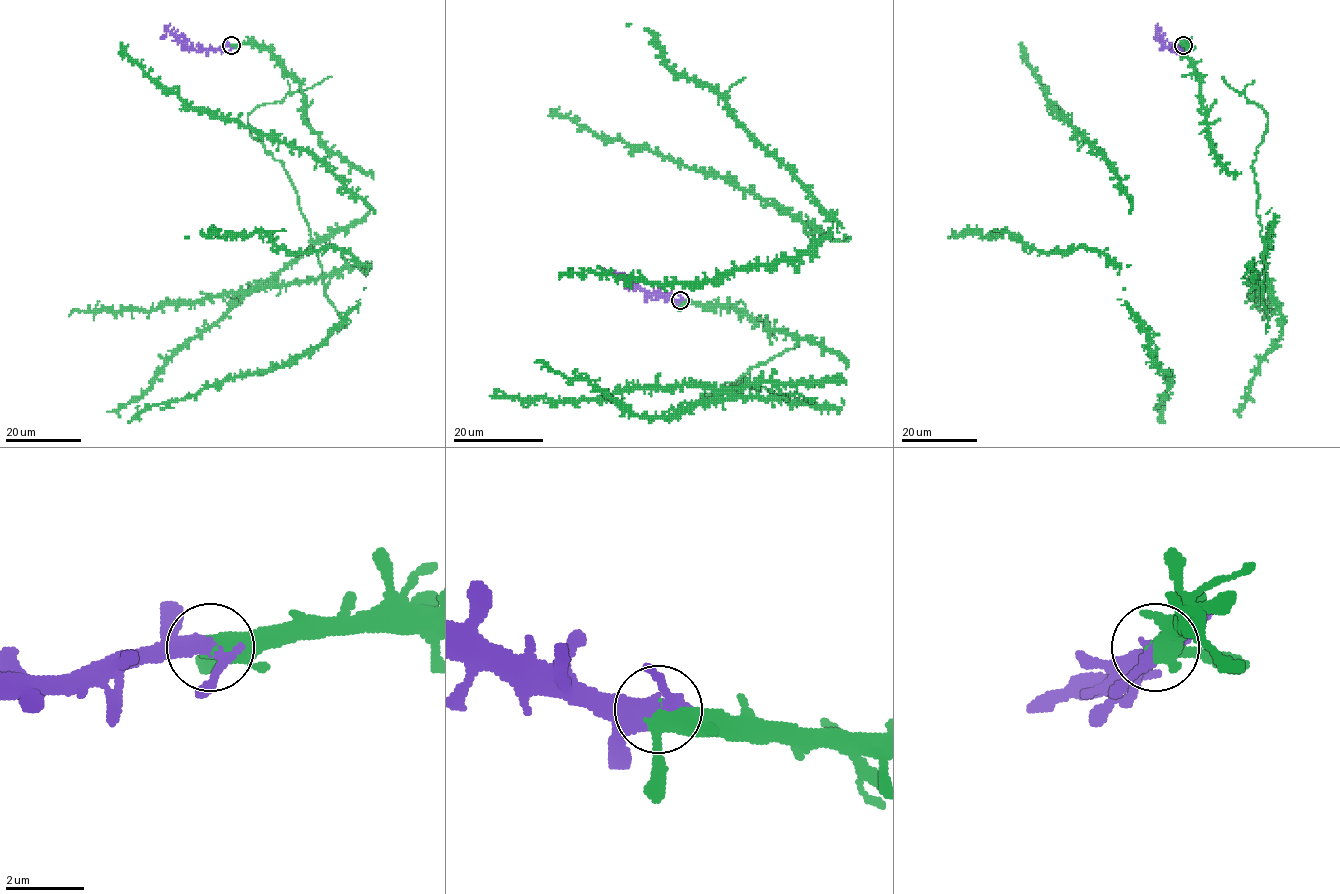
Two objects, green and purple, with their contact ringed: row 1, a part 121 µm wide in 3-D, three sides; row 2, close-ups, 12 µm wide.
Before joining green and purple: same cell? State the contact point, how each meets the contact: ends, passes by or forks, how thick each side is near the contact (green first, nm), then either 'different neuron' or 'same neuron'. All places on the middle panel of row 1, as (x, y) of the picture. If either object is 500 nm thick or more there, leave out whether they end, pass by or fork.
(680, 300) | green passes by | purple forks | 440/340 nm | same neuron

